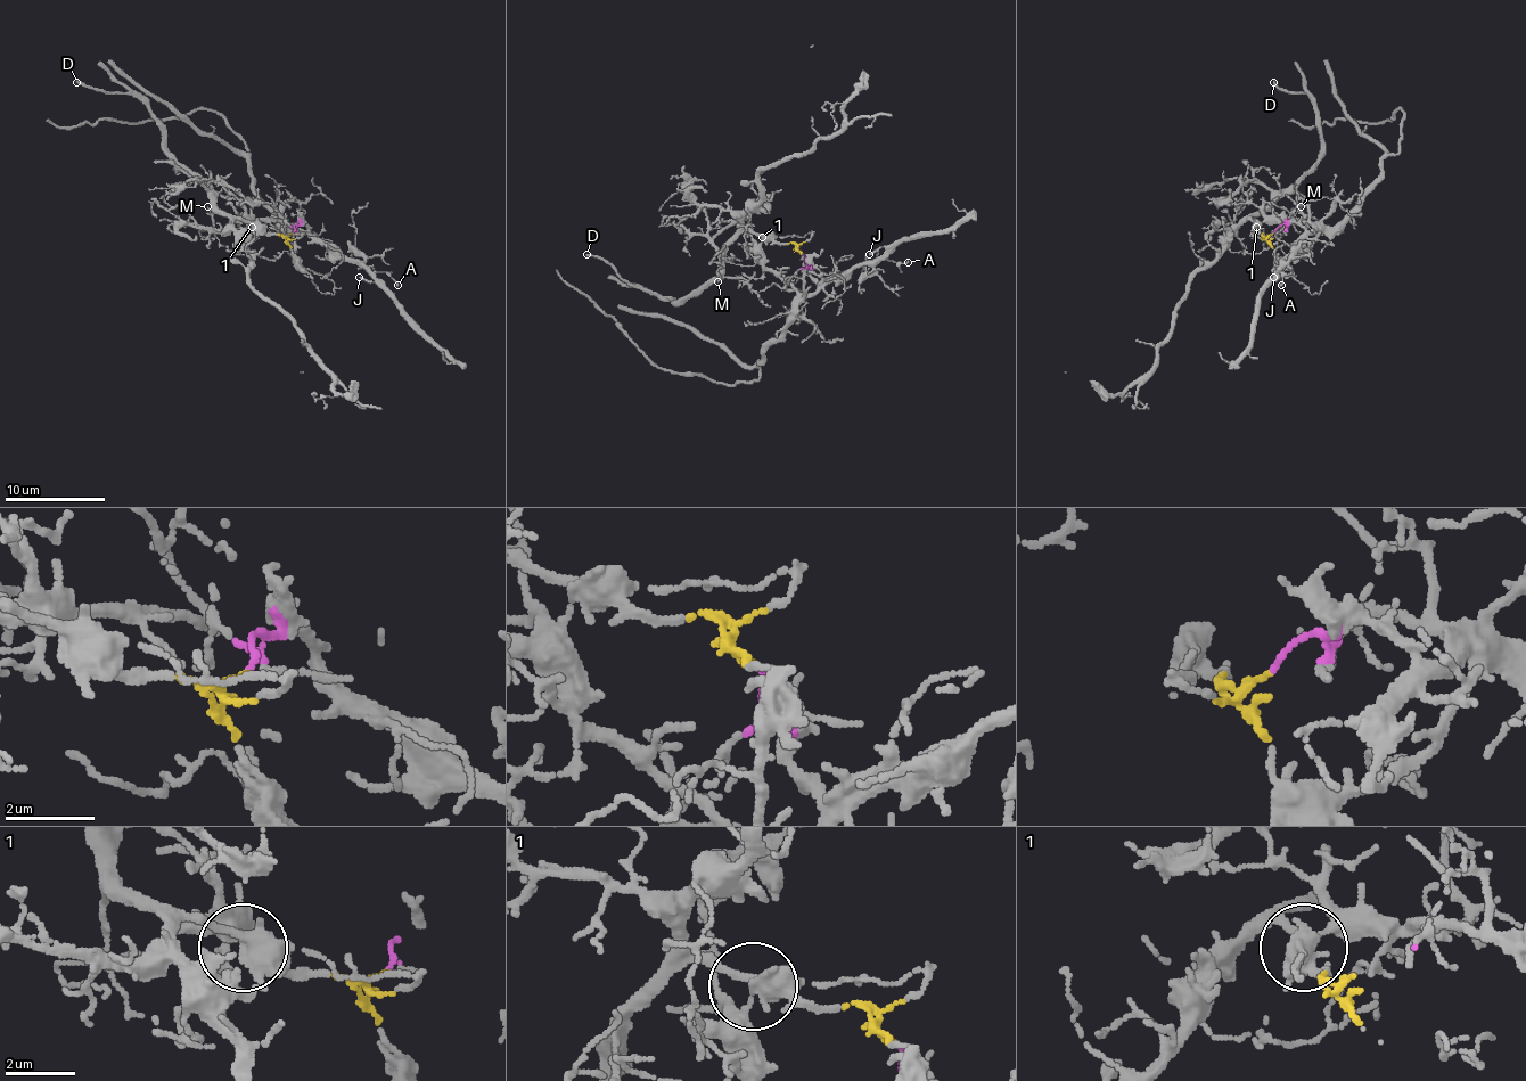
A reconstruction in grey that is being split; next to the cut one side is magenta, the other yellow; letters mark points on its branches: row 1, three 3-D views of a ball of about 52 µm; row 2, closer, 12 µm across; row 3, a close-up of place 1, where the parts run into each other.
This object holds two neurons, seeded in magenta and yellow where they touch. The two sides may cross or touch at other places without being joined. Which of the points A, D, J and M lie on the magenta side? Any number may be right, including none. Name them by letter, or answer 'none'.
A, J

